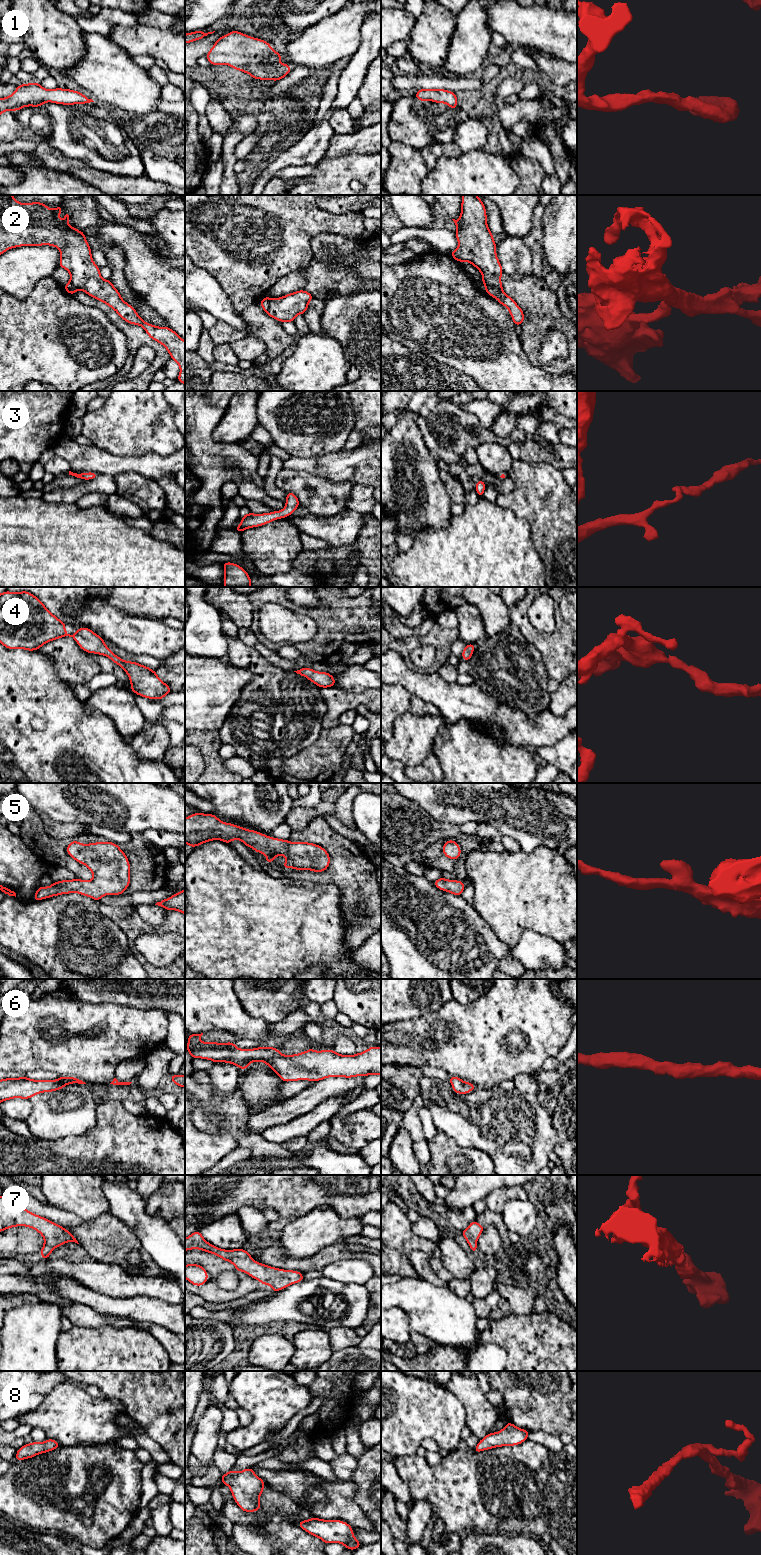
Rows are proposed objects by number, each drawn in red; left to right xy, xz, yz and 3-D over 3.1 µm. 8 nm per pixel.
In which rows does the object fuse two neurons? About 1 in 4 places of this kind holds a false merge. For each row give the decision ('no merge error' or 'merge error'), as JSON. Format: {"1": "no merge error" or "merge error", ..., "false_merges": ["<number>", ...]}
{"1": "no merge error", "2": "merge error", "3": "no merge error", "4": "no merge error", "5": "no merge error", "6": "no merge error", "7": "no merge error", "8": "no merge error", "false_merges": ["2"]}

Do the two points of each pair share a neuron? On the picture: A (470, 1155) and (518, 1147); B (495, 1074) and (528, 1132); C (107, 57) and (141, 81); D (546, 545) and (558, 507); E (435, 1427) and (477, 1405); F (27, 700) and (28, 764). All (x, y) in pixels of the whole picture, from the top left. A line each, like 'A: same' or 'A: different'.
A: different
B: different
C: same
D: same
E: different
F: same

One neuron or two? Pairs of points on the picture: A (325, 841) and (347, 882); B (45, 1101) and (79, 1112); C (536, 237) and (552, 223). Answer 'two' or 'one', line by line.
A: one
B: one
C: two

